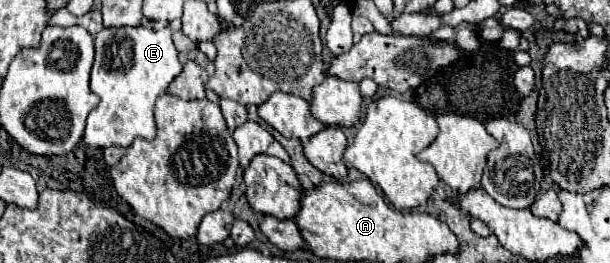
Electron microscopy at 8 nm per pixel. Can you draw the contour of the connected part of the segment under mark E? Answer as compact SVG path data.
M104 28L94 38L96 58L90 74L90 90L100 96L100 104L88 114L84 142L90 148L130 146L136 138L154 140L154 102L166 92L168 84L182 72L178 52L172 42L172 30Z

